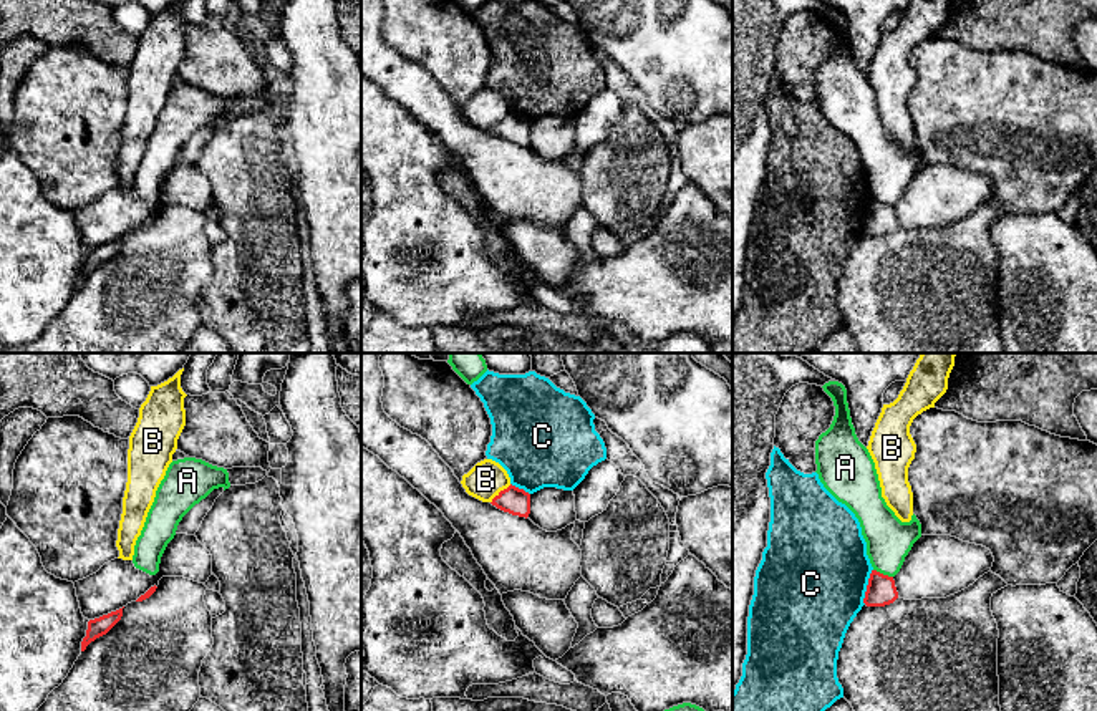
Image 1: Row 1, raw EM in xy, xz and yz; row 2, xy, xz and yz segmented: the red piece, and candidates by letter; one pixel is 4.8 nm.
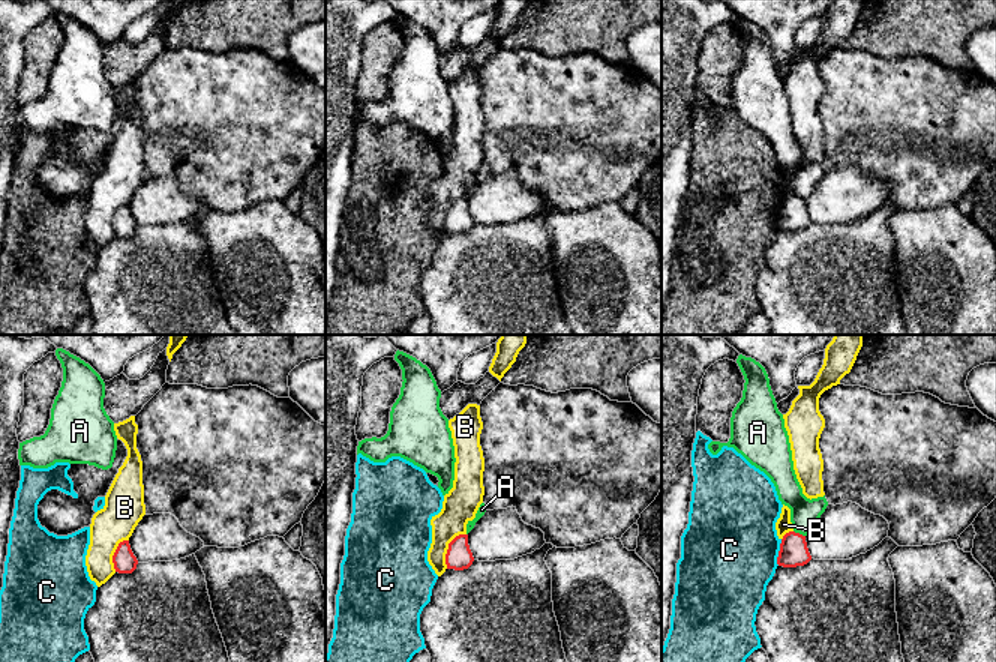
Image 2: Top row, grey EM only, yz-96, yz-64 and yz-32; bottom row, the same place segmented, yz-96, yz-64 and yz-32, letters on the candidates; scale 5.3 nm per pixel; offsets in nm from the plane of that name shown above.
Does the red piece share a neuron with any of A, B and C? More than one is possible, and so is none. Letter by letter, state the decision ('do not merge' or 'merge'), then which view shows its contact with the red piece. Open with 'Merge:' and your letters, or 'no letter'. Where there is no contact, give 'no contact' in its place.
Merge: no letter
A: do not merge; meets red in yz
B: do not merge; meets red in xz
C: do not merge; meets red in yz

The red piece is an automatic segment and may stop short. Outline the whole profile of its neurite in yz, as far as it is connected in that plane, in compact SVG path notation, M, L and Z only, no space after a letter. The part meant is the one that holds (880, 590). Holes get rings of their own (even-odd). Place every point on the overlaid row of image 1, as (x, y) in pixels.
M872 570L863 603L867 607L885 607L898 598L893 577Z

